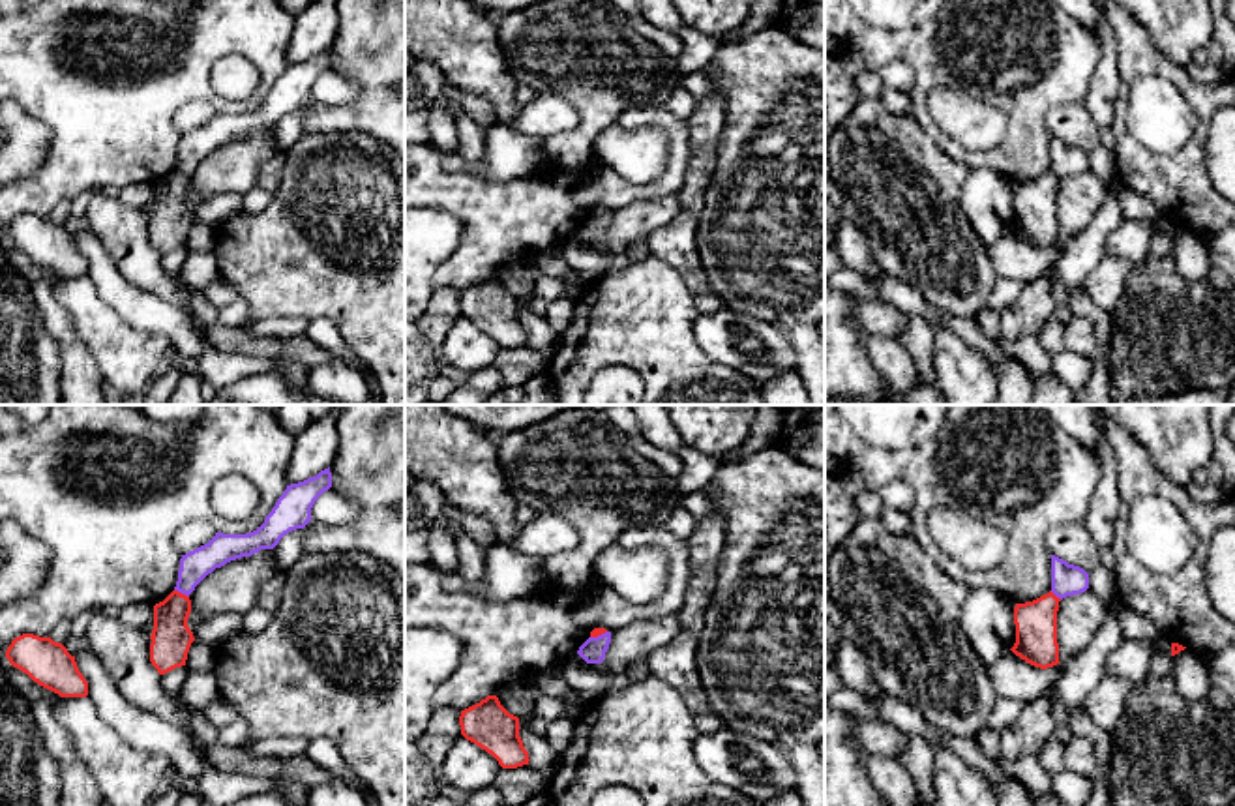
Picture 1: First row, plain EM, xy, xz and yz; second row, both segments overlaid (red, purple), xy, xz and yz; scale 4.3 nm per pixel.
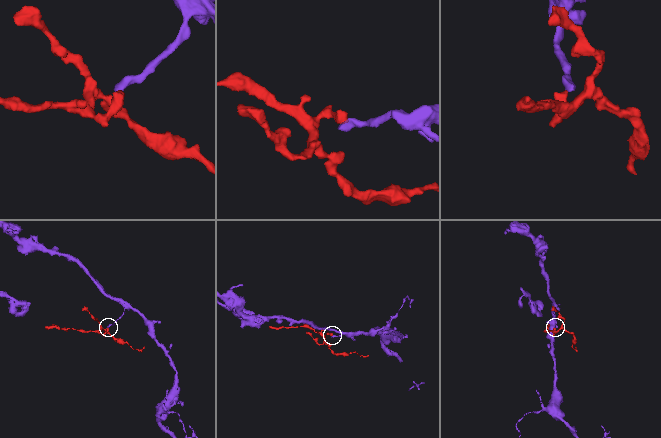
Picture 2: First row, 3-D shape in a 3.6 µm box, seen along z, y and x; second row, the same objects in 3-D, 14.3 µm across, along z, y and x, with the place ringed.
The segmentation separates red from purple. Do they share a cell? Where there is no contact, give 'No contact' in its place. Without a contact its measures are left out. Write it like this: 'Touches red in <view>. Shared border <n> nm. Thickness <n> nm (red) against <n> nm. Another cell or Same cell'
Touches red in xy. Shared border 70 nm. Thickness 180 nm (red) against 130 nm. Another cell

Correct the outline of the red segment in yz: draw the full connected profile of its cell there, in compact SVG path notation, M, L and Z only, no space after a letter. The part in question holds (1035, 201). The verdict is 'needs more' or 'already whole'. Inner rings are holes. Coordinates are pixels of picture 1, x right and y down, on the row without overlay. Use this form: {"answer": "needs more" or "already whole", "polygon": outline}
{"answer": "already whole", "polygon": "M1051 171L1033 182L1016 184L1016 223L1010 229L1027 244L1048 249L1059 242L1057 191L1059 182Z"}

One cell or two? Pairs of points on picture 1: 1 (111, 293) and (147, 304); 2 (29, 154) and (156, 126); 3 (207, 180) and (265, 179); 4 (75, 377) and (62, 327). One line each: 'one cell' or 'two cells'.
1: one cell
2: two cells
3: two cells
4: one cell

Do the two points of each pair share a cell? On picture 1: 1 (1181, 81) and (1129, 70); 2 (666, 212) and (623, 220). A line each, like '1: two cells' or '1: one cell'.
1: one cell
2: one cell

